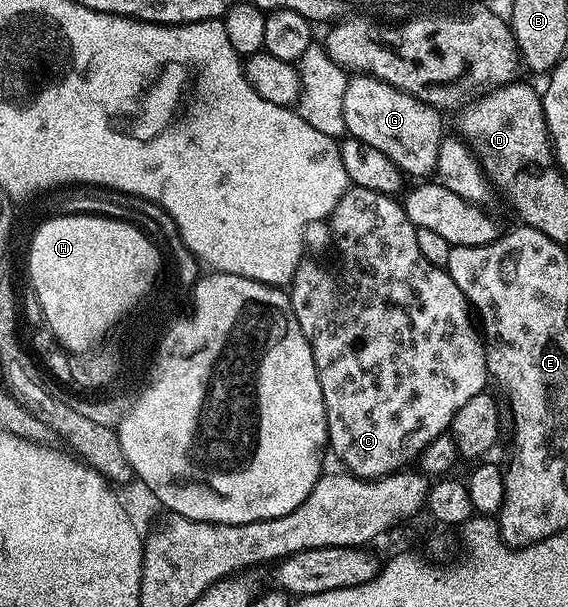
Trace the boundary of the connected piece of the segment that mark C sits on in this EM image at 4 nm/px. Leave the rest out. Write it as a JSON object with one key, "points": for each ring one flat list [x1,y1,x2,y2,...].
{"points":[[349,186,339,198,327,223,332,247,337,247,337,256,341,259,341,265,337,269,324,268,323,265,316,264,309,258,302,259,287,291,295,318,315,358,315,370,319,374,319,386,323,390,323,402,327,414,328,447,346,464,342,465,352,475,359,476,363,480,377,480,380,476,390,476,392,472,408,469,412,465,409,463,412,460,414,463,421,452,427,450,427,446,431,446,435,438,439,438,439,434,452,429,455,414,459,414,459,409,466,404,467,398,475,398,475,394,486,391,488,384,485,383,490,383,491,377,489,363,485,357,485,341,475,323,474,313,471,311,470,302,463,294,463,290,455,286,455,282,442,265,427,262,427,258,419,254,413,223,407,218,404,207,394,197,384,196,375,190]]}

